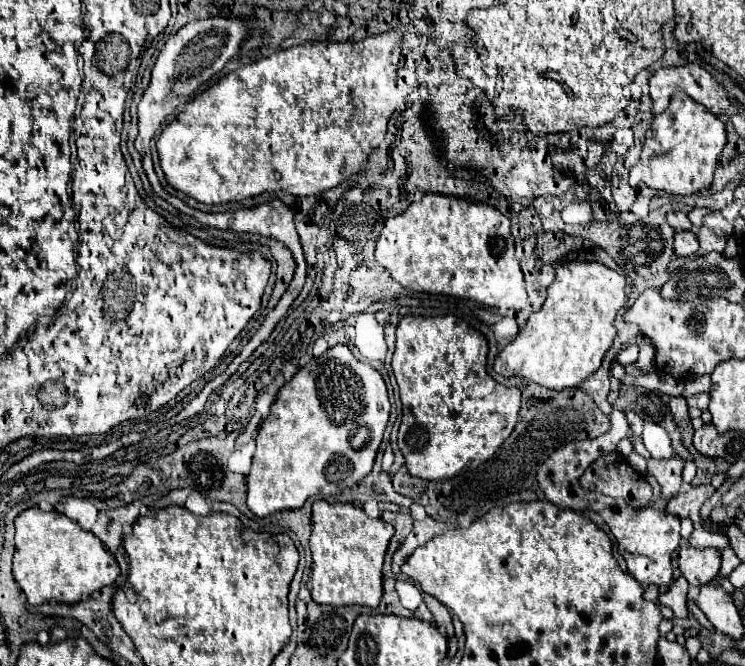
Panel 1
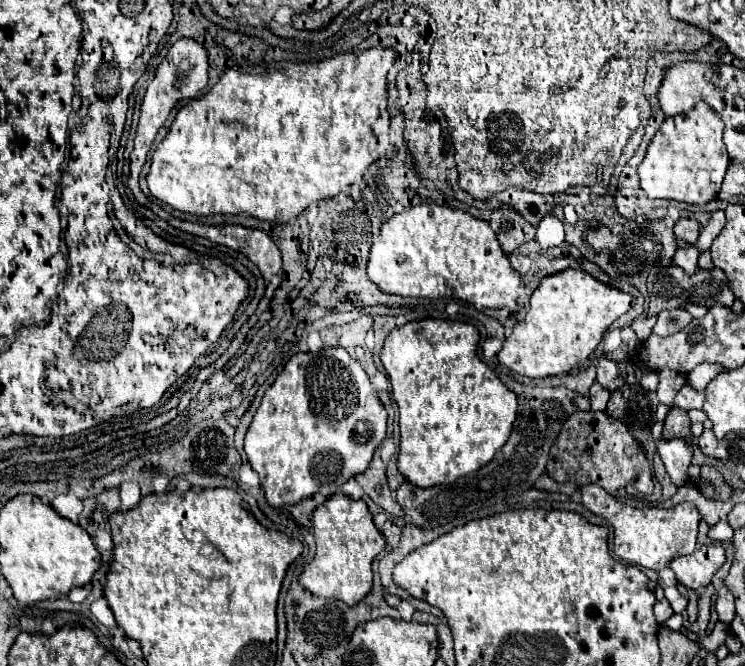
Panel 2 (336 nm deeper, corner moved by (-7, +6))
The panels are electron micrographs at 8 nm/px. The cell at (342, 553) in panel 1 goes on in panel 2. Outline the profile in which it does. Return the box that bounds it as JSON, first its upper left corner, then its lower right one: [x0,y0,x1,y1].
[298,492,384,606]

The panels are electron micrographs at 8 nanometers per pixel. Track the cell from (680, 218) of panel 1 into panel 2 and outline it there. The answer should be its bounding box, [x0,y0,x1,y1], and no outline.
[674,218,700,244]

